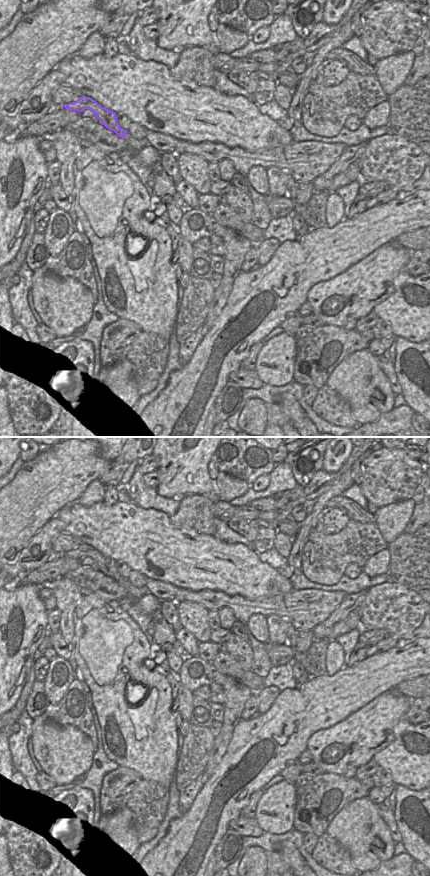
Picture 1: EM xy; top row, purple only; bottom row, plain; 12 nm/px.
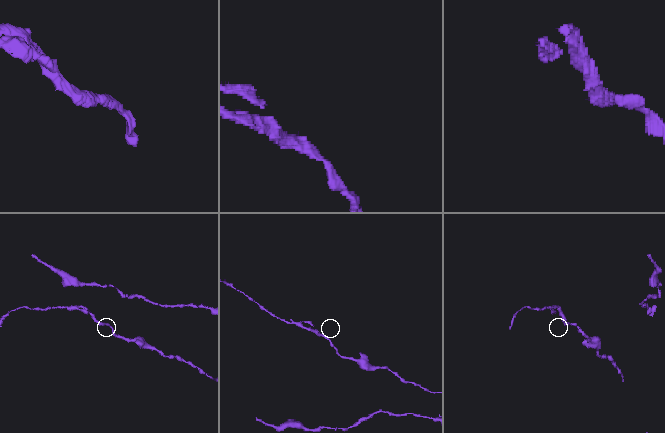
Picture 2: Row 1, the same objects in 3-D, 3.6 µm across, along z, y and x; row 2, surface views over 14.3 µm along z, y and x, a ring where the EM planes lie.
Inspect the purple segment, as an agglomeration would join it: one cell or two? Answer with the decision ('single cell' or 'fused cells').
fused cells

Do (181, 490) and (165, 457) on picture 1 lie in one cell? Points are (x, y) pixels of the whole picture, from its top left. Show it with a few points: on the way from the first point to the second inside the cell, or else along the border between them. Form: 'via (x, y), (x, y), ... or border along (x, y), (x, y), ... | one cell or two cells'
via (180, 481), (180, 472), (174, 463) | one cell

